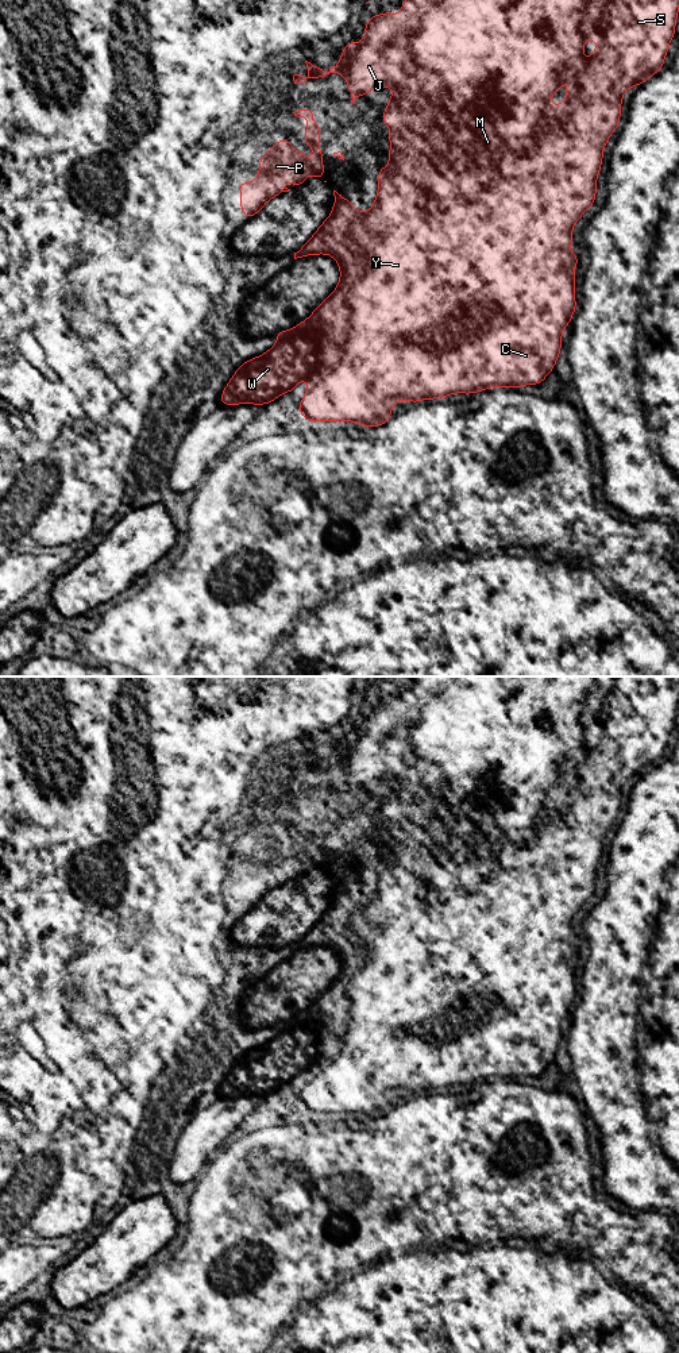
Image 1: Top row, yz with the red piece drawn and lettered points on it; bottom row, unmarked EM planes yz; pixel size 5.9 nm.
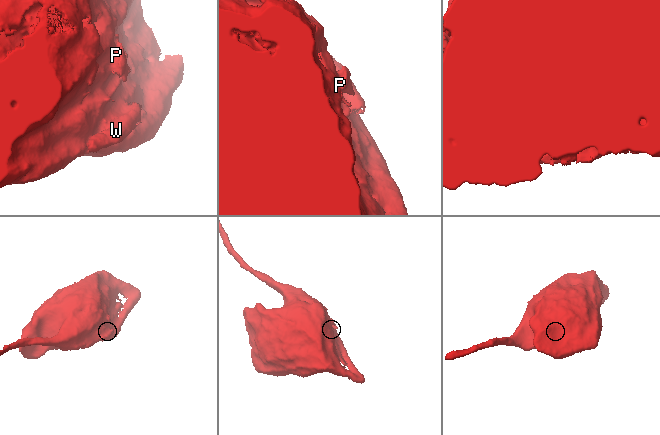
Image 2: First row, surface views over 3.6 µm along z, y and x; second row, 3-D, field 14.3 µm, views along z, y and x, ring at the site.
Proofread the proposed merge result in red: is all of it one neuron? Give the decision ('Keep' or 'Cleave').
Cleave

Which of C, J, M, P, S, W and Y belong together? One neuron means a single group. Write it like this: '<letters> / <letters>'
C J M P S Y / W

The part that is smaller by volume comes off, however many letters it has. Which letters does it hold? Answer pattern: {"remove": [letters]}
{"remove": ["W"]}

